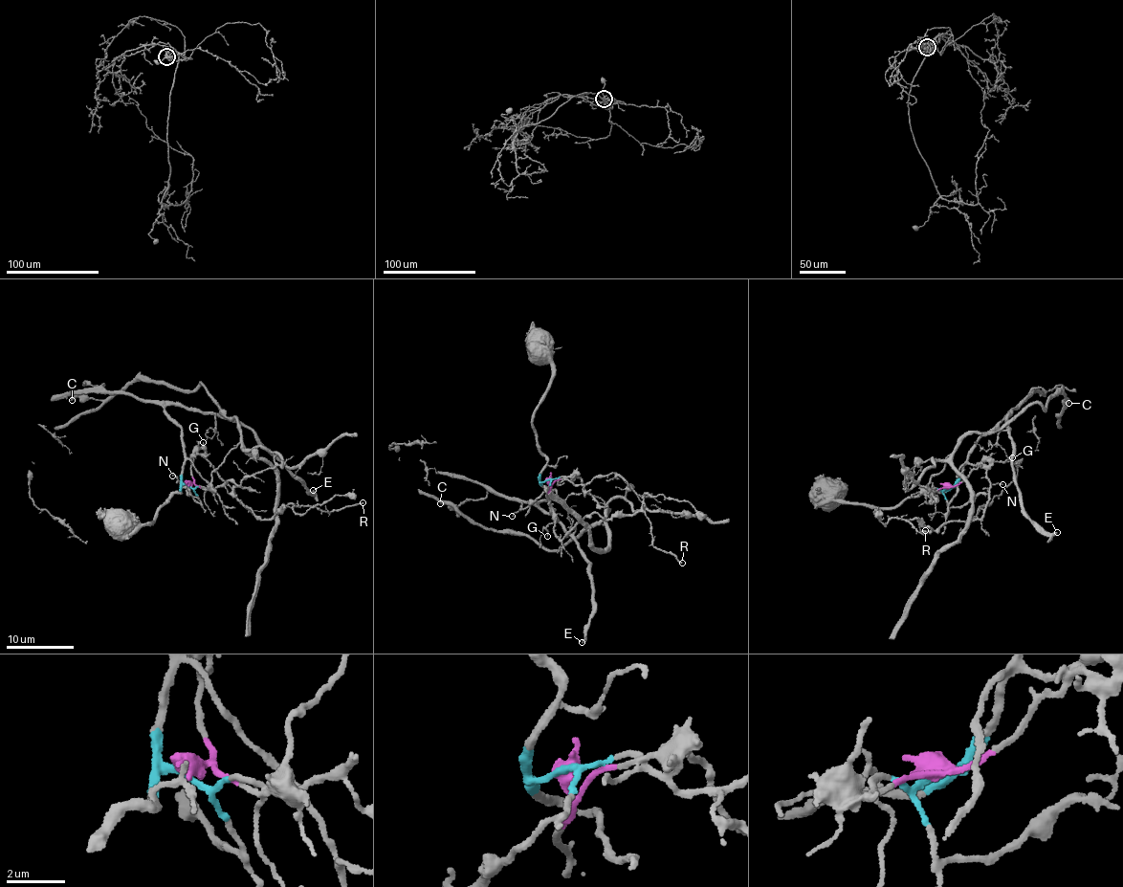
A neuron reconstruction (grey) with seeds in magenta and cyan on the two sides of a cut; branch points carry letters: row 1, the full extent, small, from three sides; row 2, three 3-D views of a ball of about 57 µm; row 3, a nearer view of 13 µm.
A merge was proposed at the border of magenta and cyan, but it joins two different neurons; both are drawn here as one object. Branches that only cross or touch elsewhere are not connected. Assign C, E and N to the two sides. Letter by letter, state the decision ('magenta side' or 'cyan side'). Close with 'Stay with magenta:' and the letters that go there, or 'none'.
C: magenta side
E: cyan side
N: cyan side
Stay with magenta: C

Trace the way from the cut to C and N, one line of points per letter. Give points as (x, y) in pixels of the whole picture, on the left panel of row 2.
C: (187, 485), (206, 489), (240, 441), (237, 419), (200, 383), (135, 379), (101, 400), (72, 399)
N: (187, 485), (200, 503), (194, 501), (186, 486), (172, 476)

